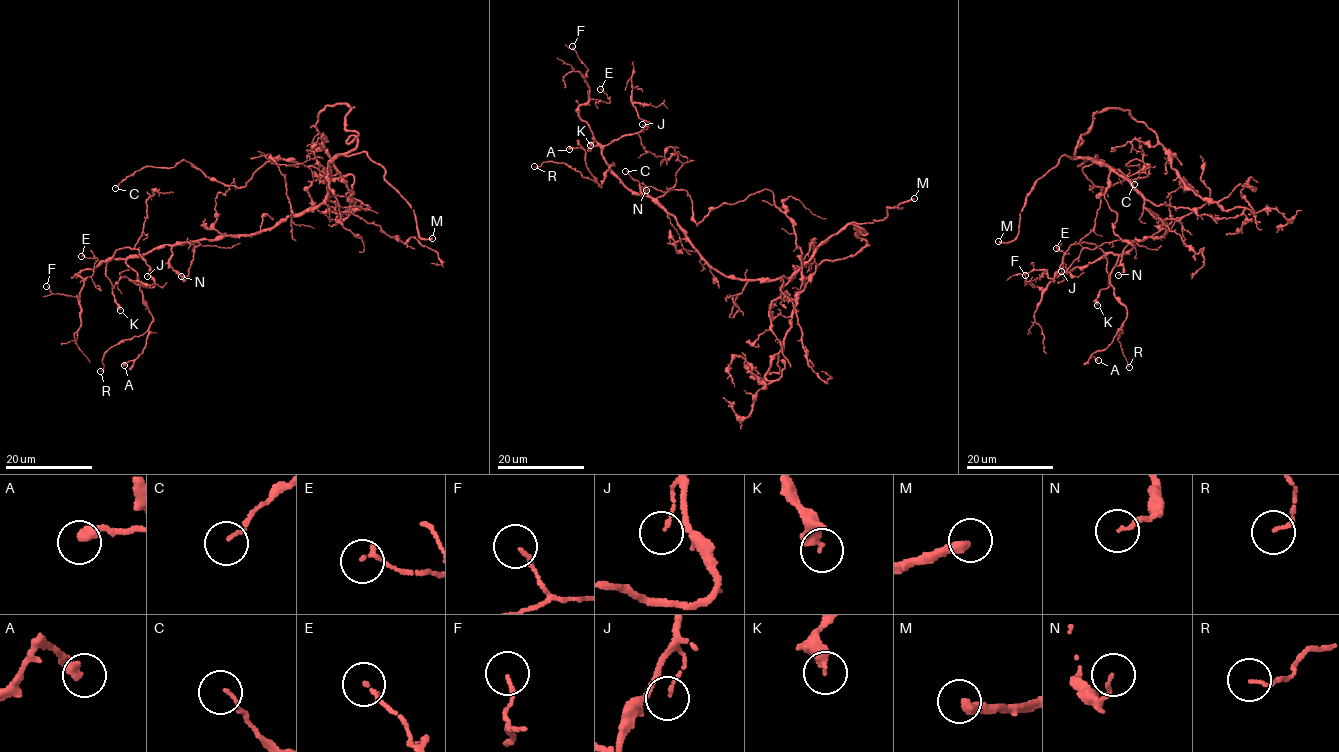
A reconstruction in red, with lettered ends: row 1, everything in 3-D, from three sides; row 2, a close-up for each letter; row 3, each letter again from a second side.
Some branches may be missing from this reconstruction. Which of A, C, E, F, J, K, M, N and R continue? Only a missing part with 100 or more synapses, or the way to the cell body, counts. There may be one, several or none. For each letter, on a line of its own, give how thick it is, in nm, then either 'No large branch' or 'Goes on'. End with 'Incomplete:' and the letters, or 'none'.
A: Thickness 380 nm. No large branch
C: Thickness 100 nm. No large branch
E: Thickness 130 nm. No large branch
F: Thickness 120 nm. No large branch
J: Thickness 100 nm. No large branch
K: Thickness 280 nm. No large branch
M: Thickness 320 nm. Goes on
N: Thickness 110 nm. No large branch
R: Thickness 110 nm. No large branch
Incomplete: M

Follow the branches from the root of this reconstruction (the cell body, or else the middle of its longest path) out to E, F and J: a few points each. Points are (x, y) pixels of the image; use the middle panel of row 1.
E: (744, 279), (716, 270), (672, 215), (610, 169), (579, 116), (578, 107), (592, 99), (610, 102), (600, 89)
F: (744, 279), (716, 270), (672, 215), (610, 169), (579, 116), (588, 98), (587, 68), (572, 46)
J: (744, 279), (716, 270), (672, 215), (648, 196), (634, 193), (610, 169), (602, 150), (648, 126), (642, 124)

